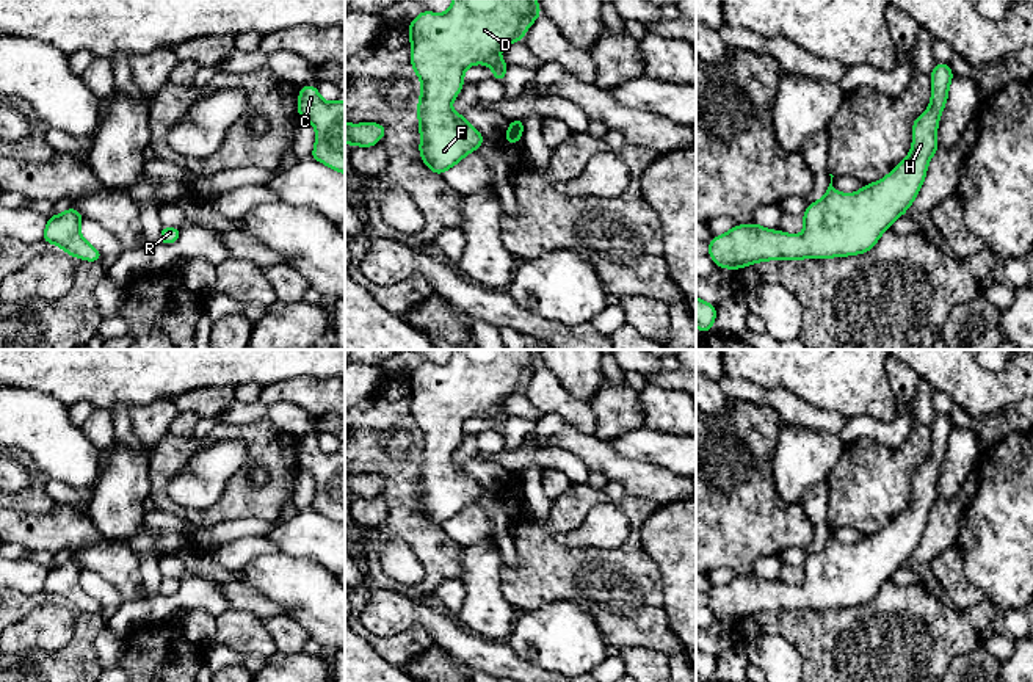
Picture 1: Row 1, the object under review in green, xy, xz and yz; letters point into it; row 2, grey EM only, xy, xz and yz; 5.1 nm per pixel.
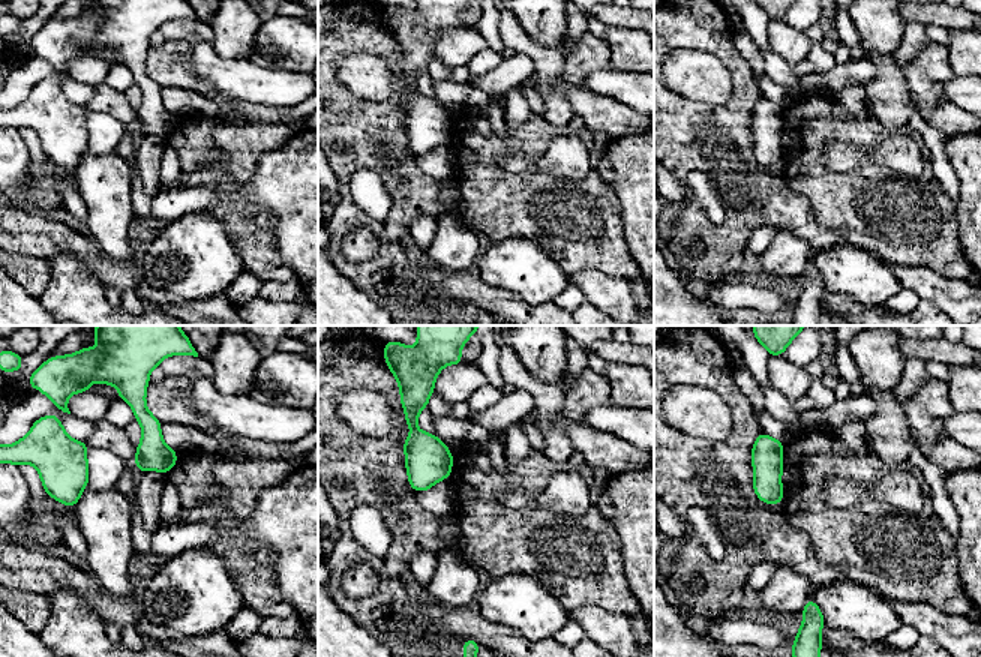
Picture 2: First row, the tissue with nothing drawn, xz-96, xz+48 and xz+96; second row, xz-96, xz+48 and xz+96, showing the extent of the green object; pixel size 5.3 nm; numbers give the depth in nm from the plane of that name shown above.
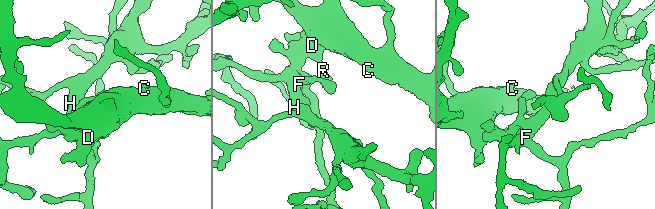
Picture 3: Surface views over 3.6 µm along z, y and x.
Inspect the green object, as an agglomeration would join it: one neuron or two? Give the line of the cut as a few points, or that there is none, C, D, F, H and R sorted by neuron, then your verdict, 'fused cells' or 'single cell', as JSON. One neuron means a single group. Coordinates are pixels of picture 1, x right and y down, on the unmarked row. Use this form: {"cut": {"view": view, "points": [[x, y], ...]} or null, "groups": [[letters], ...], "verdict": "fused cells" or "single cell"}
{"cut": null, "groups": [["C", "D", "F", "H", "R"]], "verdict": "single cell"}

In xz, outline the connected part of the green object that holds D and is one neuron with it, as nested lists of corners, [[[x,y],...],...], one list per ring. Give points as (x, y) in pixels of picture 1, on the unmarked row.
[[[453,350],[447,364],[422,362],[408,376],[411,417],[422,433],[417,456],[422,488],[419,502],[430,522],[442,527],[484,494],[484,488],[466,467],[451,461],[451,453],[462,442],[466,420],[483,414],[494,422],[492,430],[503,434],[509,415],[500,409],[500,401],[506,395],[524,392],[524,386],[541,365],[536,350]]]

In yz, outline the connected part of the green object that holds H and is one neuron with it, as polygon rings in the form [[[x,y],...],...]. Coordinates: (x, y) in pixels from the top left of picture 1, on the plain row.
[[[936,414],[930,430],[931,453],[926,463],[914,470],[911,503],[884,530],[864,536],[856,544],[845,546],[832,538],[834,527],[829,525],[831,535],[825,547],[817,553],[810,553],[801,568],[804,583],[799,588],[771,582],[756,574],[748,577],[735,575],[727,585],[712,588],[709,593],[709,607],[716,618],[738,621],[765,611],[831,610],[864,605],[873,600],[883,583],[890,580],[890,575],[911,558],[923,536],[930,511],[939,502],[936,483],[953,431],[950,415]]]

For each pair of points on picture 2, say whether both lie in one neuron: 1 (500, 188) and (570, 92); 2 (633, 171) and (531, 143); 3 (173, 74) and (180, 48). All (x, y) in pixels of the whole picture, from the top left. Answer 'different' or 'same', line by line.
1: different
2: different
3: same

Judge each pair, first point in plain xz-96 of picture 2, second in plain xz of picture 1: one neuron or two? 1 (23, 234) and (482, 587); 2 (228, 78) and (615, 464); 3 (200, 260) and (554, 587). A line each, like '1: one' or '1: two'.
1: two
2: two
3: two

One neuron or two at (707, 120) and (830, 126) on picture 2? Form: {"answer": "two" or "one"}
{"answer": "two"}

